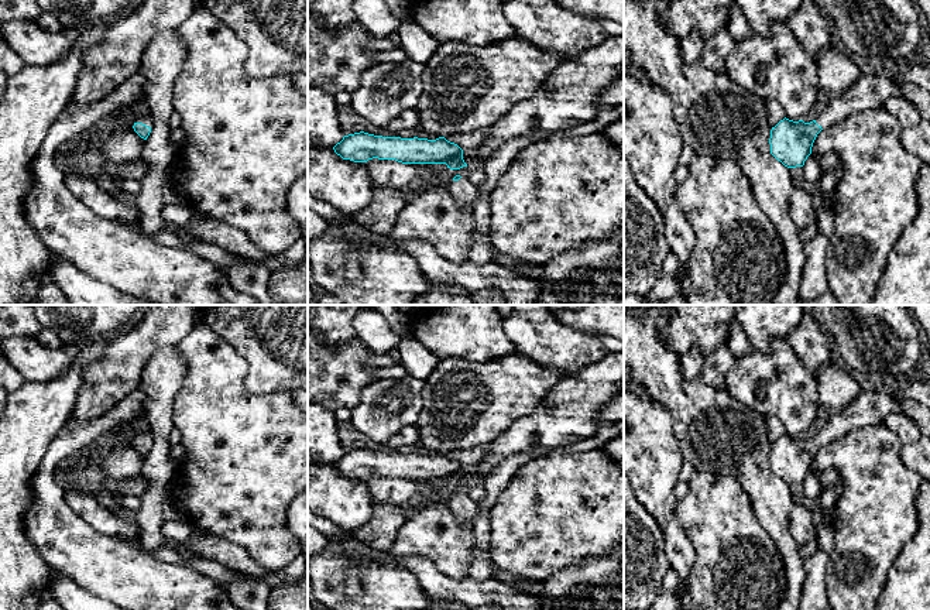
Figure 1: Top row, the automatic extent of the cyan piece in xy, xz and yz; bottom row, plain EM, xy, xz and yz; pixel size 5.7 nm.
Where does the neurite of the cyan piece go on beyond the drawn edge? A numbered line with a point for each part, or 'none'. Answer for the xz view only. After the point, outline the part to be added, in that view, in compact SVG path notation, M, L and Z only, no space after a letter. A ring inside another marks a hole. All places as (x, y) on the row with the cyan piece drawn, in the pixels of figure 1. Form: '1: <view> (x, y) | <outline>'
1: xz (464, 194) | M620 104L614 110L603 112L597 116L596 120L580 124L559 133L532 133L526 136L515 137L501 145L491 158L488 158L484 164L485 172L485 182L483 186L474 186L470 184L467 178L460 178L459 181L450 182L450 192L454 196L456 202L460 206L470 206L478 202L478 198L483 192L493 192L501 179L501 177L508 171L509 165L512 164L515 155L524 150L526 145L535 141L546 140L550 136L584 136L597 131L603 131L607 126L612 124L614 121L624 119L624 104Z

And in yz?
1: yz (872, 89) | M930 62L926 65L902 66L896 75L885 75L876 66L838 99L826 103L823 112L816 117L821 127L830 127L841 119L874 107L882 107L890 96L900 96L902 83L914 83L930 90Z

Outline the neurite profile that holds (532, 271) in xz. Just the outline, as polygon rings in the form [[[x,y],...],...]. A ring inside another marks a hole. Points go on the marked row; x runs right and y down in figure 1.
[[[494,249],[494,263],[498,263],[512,271],[518,271],[521,275],[539,281],[545,275],[543,265],[529,264],[519,258],[507,256]]]

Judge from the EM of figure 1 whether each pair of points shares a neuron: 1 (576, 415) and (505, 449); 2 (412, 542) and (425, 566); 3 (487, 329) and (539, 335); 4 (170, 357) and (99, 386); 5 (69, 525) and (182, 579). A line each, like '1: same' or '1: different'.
1: same
2: different
3: different
4: different
5: same

